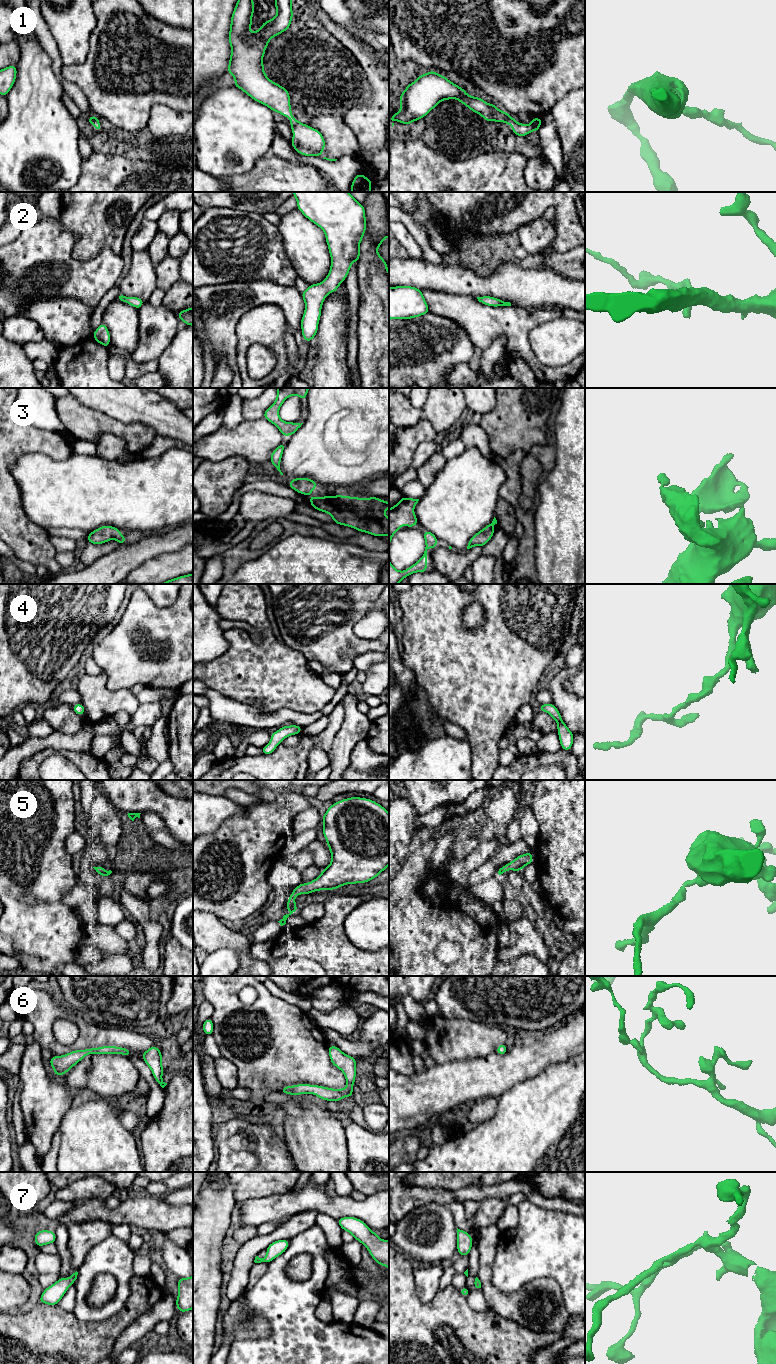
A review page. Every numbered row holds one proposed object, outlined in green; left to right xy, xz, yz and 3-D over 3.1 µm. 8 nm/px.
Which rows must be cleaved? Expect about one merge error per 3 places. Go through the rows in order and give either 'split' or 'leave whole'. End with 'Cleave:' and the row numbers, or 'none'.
1: leave whole
2: leave whole
3: leave whole
4: leave whole
5: leave whole
6: leave whole
7: leave whole
Cleave: none

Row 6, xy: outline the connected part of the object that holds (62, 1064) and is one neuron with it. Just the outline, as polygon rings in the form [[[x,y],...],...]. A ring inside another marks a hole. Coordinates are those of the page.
[[[117,1046],[88,1048],[85,1050],[75,1050],[62,1056],[53,1056],[49,1063],[54,1069],[54,1075],[62,1076],[89,1054],[122,1054],[130,1057],[131,1051]]]

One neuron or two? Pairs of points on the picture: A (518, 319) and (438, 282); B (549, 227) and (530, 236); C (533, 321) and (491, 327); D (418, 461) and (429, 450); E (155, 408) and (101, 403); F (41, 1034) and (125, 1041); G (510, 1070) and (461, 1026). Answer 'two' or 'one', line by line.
A: two
B: one
C: one
D: one
E: one
F: one
G: two

